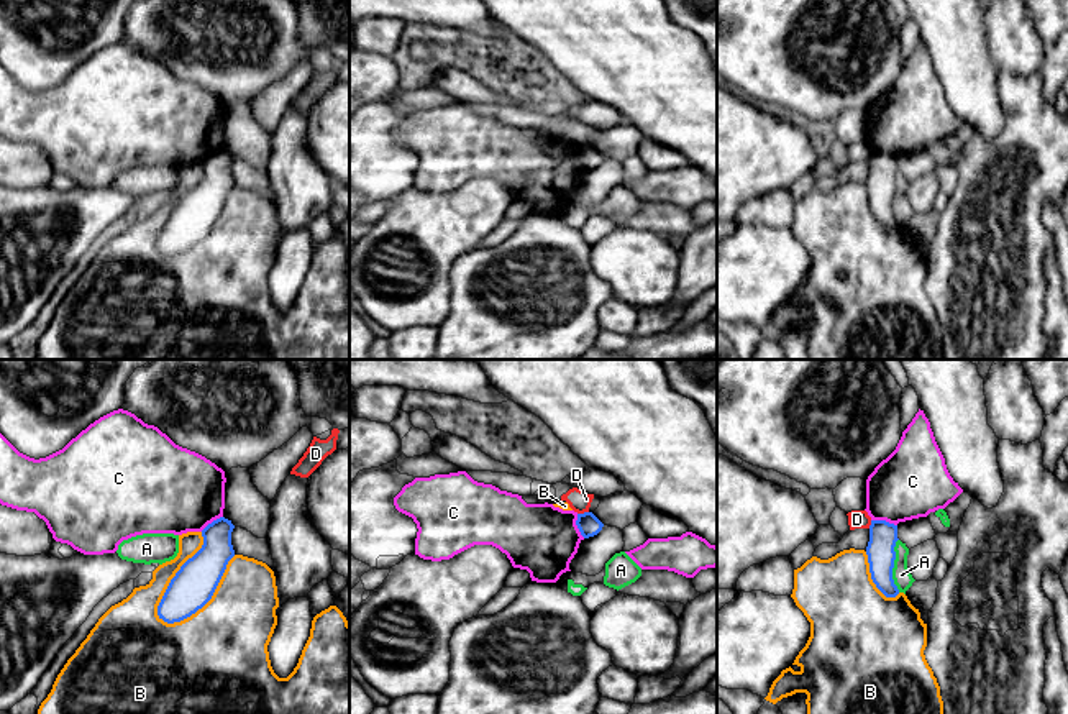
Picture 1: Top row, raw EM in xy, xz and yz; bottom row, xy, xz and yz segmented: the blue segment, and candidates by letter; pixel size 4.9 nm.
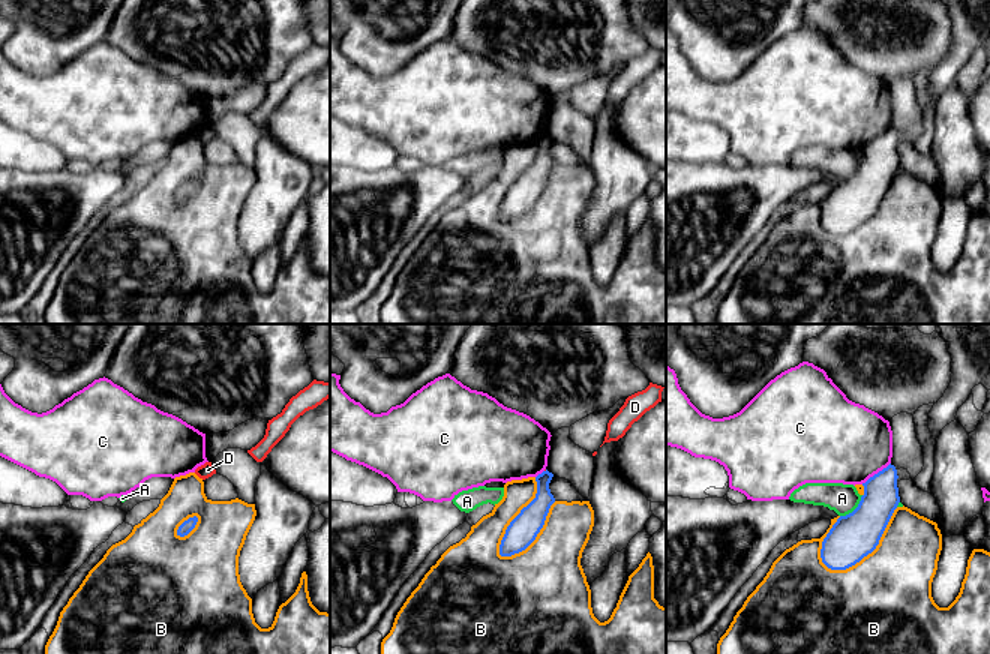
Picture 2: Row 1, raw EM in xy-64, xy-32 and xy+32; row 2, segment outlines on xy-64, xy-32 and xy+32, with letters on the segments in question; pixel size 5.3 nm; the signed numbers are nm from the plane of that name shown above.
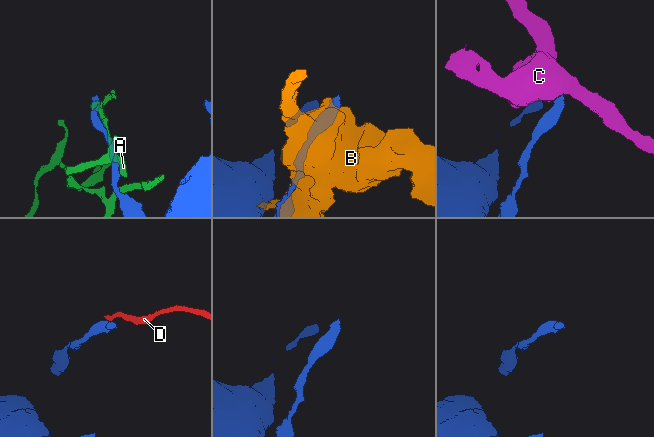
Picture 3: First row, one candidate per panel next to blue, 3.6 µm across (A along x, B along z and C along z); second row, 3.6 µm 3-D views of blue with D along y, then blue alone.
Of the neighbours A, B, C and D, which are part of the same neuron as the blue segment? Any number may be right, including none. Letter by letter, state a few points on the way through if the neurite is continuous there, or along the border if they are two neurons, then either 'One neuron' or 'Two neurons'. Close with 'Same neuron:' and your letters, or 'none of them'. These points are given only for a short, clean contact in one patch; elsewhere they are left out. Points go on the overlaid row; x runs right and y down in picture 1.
A: Two neurons
B: Two neurons
C: Boundary: yz (871, 519), (885, 519), (896, 526). Two neurons
D: Boundary: xz (588, 511), (578, 514). Two neurons
Same neuron: none of them

